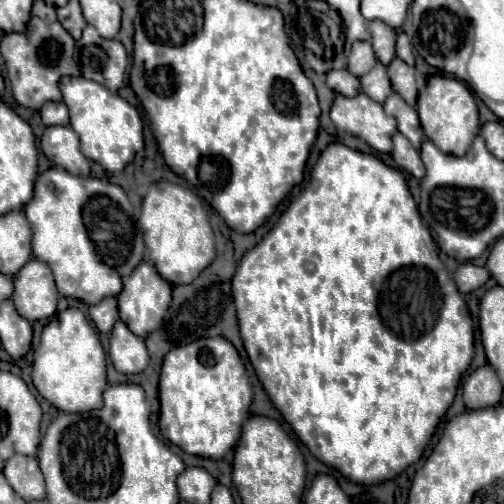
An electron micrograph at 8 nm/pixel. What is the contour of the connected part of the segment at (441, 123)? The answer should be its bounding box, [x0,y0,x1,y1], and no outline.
[416,76,480,156]

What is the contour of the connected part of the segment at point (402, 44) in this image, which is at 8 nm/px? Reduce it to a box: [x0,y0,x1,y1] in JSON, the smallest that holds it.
[396,32,414,66]

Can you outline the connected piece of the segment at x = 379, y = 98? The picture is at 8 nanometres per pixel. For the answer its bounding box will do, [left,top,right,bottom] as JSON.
[360,62,392,104]

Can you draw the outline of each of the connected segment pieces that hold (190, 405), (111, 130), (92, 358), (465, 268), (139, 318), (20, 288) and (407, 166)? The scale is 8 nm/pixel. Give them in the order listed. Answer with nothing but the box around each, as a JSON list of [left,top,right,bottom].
[[160,338,252,458],[60,76,144,172],[32,308,106,412],[454,264,490,294],[118,262,172,338],[12,258,58,320],[392,132,424,178]]

